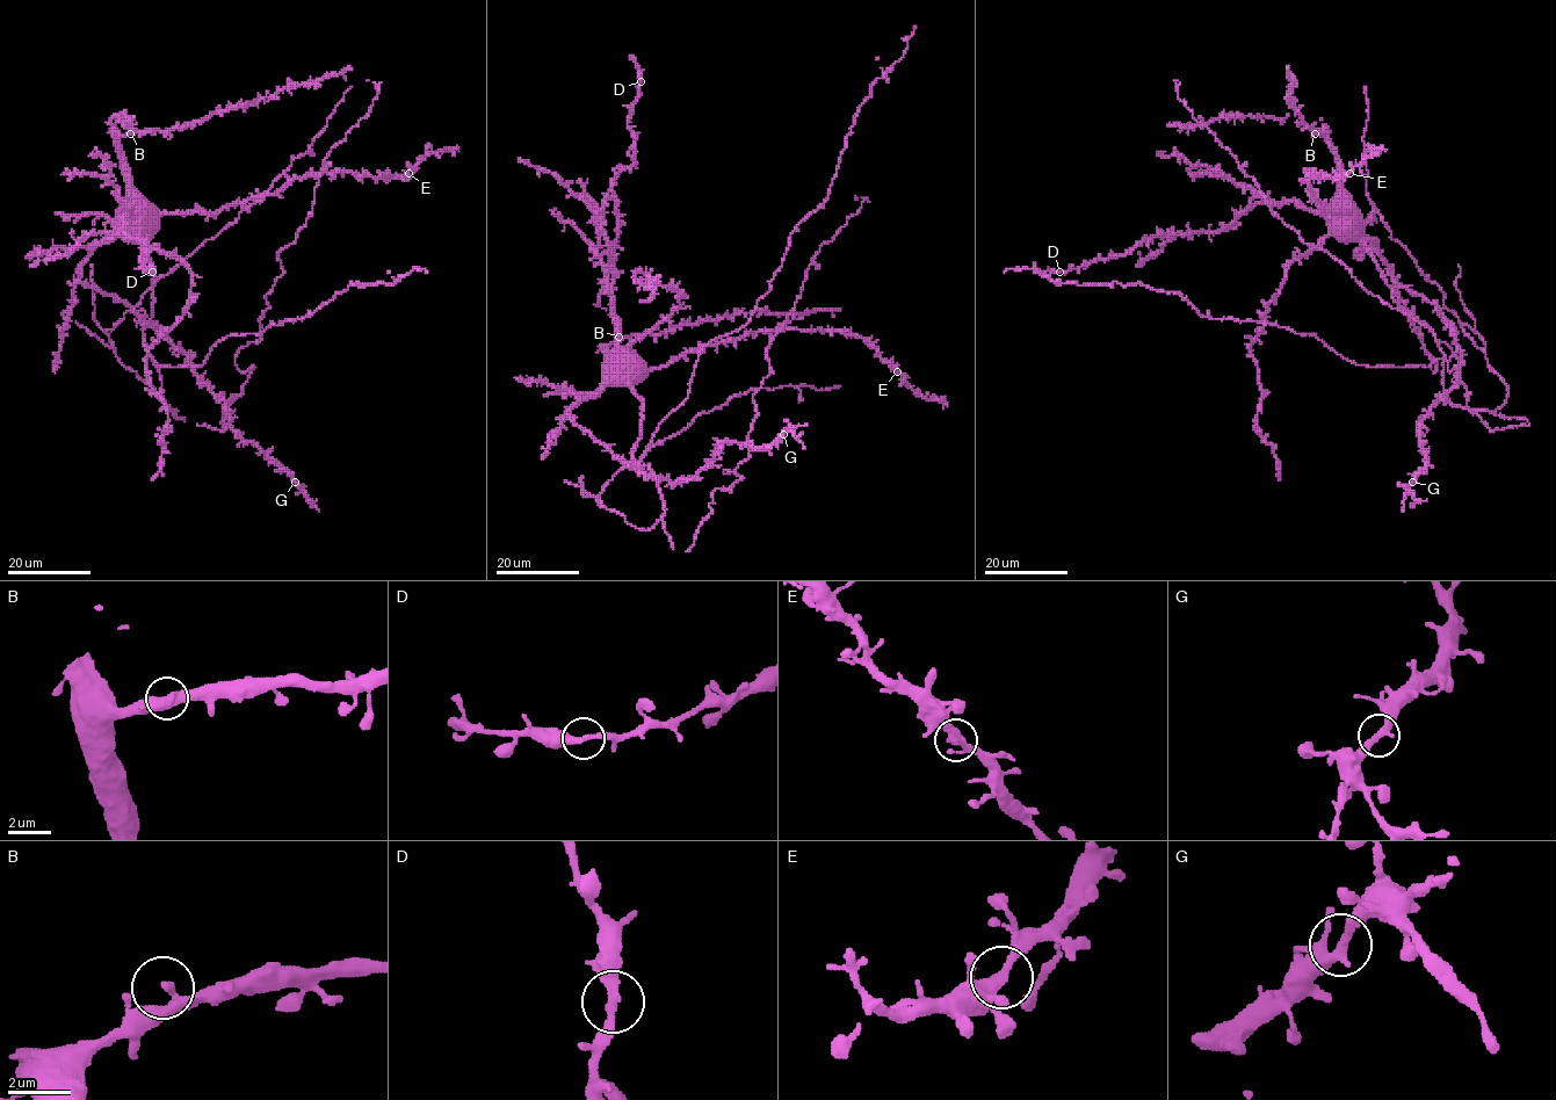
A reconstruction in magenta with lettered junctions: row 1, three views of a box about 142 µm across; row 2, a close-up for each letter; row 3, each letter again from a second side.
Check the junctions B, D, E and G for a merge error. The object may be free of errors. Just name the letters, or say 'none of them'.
none of them

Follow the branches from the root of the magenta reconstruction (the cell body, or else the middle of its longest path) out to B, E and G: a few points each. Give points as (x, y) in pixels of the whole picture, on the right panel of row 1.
B: (1340, 221), (1347, 200), (1340, 193), (1337, 156), (1323, 136), (1315, 134)
E: (1340, 221), (1347, 214), (1326, 212), (1310, 194), (1307, 176), (1309, 172), (1316, 178), (1346, 176), (1350, 173)
G: (1340, 221), (1370, 240), (1390, 276), (1428, 299), (1454, 332), (1459, 378), (1421, 421), (1426, 465), (1412, 482)

